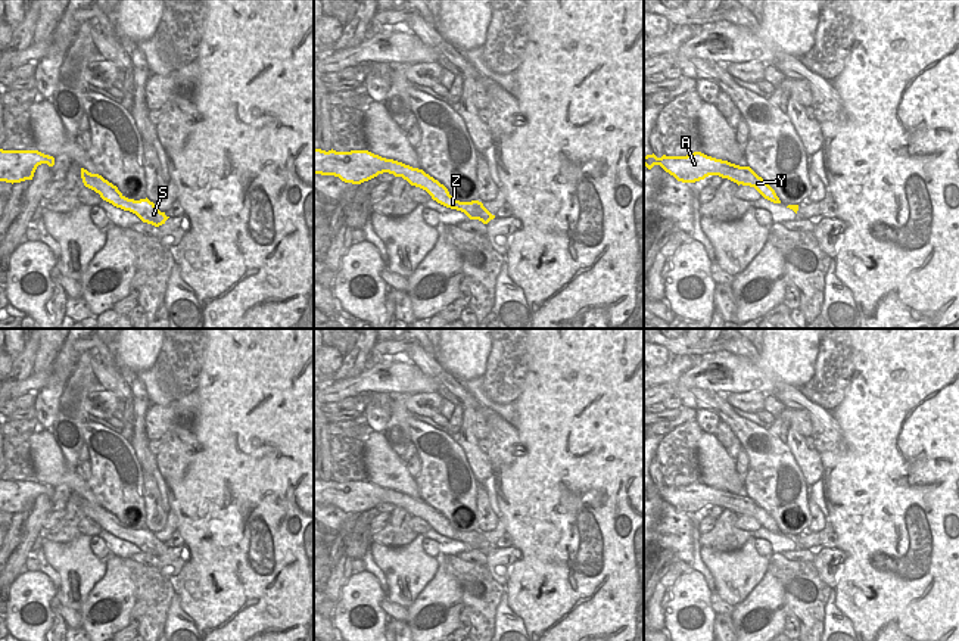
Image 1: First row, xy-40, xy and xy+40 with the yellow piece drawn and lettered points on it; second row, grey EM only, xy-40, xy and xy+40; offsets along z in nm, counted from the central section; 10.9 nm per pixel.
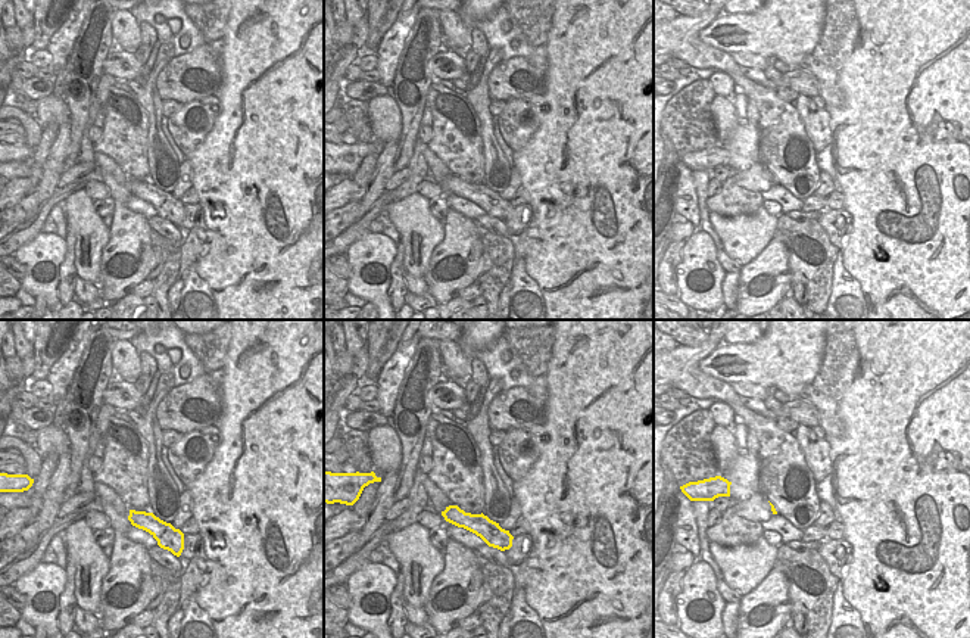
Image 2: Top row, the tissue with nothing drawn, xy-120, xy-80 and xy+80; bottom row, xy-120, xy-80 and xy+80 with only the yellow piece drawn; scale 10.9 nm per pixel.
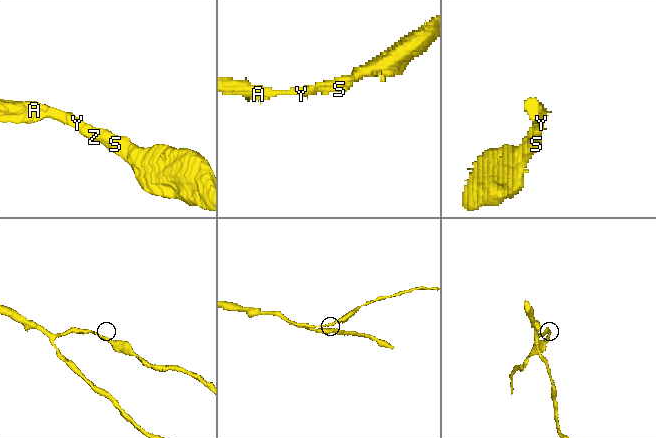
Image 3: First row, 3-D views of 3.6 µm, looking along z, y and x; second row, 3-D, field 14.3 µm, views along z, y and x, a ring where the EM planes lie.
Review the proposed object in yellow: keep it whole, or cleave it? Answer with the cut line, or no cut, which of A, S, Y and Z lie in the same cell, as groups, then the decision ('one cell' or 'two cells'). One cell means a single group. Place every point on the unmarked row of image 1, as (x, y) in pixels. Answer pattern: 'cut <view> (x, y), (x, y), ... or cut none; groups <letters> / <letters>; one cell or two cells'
cut none; groups A S Y Z; one cell

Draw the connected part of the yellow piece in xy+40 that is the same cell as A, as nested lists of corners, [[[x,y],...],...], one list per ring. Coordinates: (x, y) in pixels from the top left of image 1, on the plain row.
[[[694,482],[686,486],[666,486],[657,488],[654,483],[644,486],[644,495],[651,500],[660,495],[666,502],[682,513],[695,513],[709,505],[719,505],[728,508],[738,516],[754,517],[765,529],[781,533],[775,520],[759,507],[750,497],[740,497],[728,491],[707,486],[701,482]]]

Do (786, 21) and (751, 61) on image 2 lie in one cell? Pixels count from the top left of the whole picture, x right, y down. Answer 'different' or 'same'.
different

